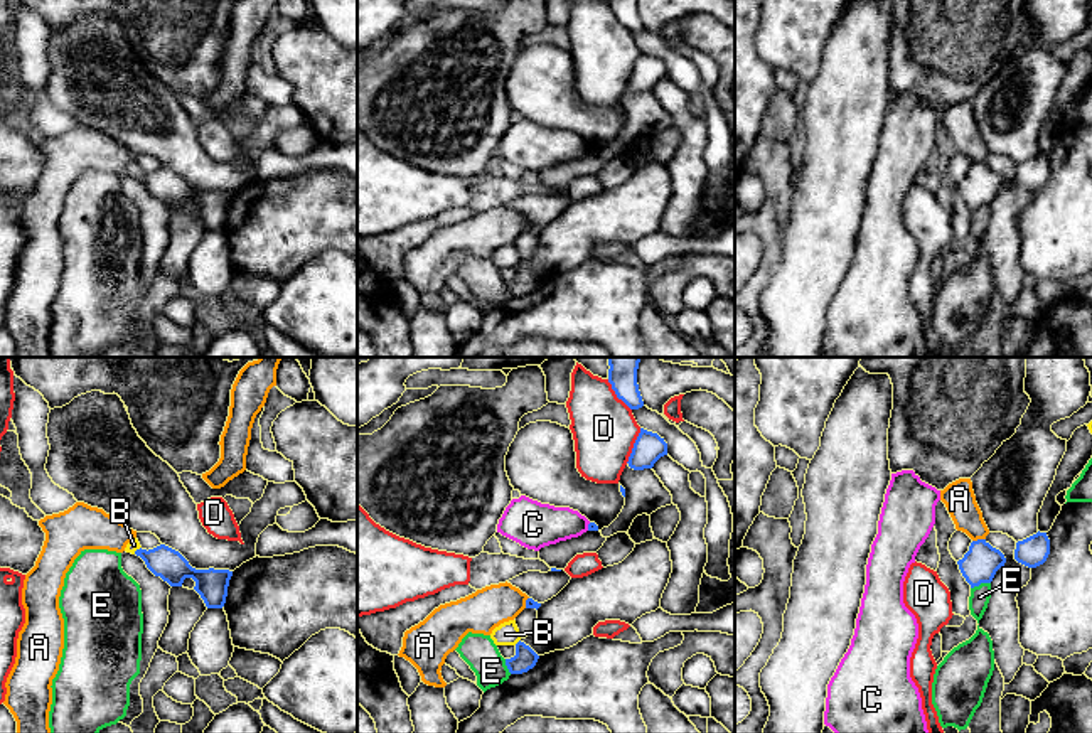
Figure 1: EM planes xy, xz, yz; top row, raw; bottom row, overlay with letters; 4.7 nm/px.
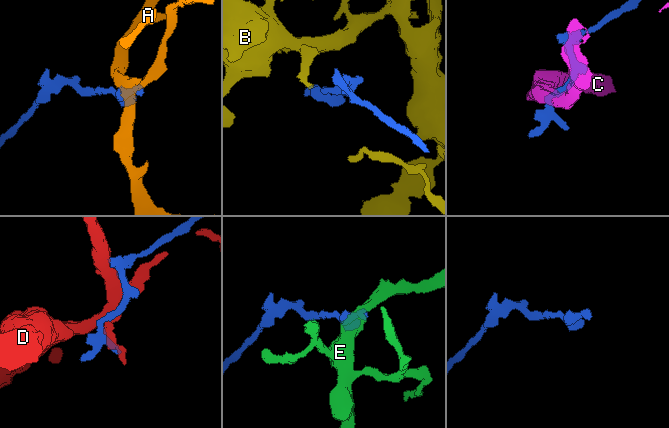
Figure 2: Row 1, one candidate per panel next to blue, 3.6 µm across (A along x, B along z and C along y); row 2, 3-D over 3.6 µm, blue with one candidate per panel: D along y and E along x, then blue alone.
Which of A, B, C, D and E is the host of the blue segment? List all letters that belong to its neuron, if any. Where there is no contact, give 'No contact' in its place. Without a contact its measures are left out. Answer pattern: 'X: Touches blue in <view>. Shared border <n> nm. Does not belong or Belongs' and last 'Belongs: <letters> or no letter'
A: Touches blue in yz. Shared border 70 nm. Does not belong
B: Touches blue in xz. Shared border 40 nm. Belongs
C: Touches blue in xz. Shared border 40 nm. Does not belong
D: Touches blue in xz. Shared border 180 nm. Does not belong
E: Touches blue in yz. Shared border 100 nm. Does not belong
Belongs: B

